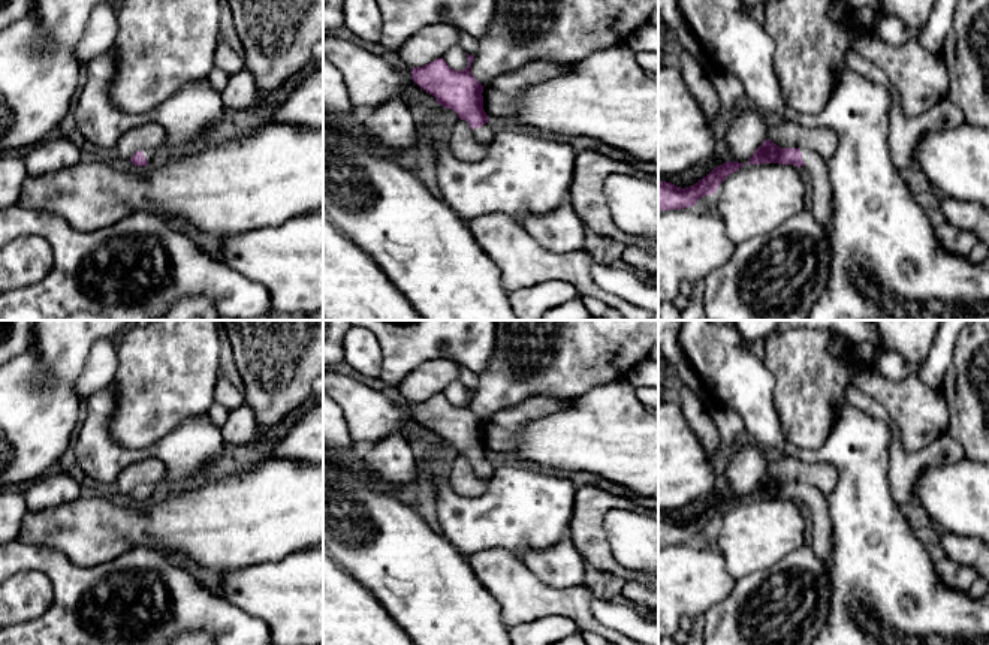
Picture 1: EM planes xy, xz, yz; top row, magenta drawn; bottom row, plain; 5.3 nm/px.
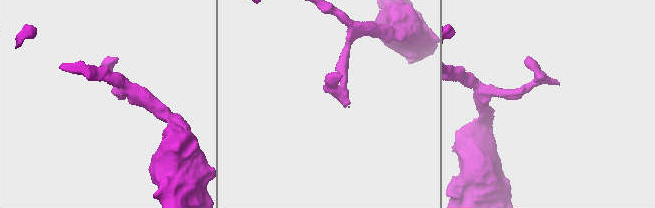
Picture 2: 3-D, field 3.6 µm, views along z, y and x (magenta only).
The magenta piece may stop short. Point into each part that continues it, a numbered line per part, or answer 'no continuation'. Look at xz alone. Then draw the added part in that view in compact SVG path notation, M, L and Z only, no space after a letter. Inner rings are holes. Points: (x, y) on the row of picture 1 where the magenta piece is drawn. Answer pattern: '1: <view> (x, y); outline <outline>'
1: xz (485, 133); outline M489 120L486 124L474 129L473 132L474 132L474 136L479 142L489 144L492 141L494 135L495 135L495 126Z

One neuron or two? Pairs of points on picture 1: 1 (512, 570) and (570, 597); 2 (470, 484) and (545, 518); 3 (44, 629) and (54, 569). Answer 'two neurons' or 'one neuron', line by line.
1: one neuron
2: two neurons
3: one neuron

